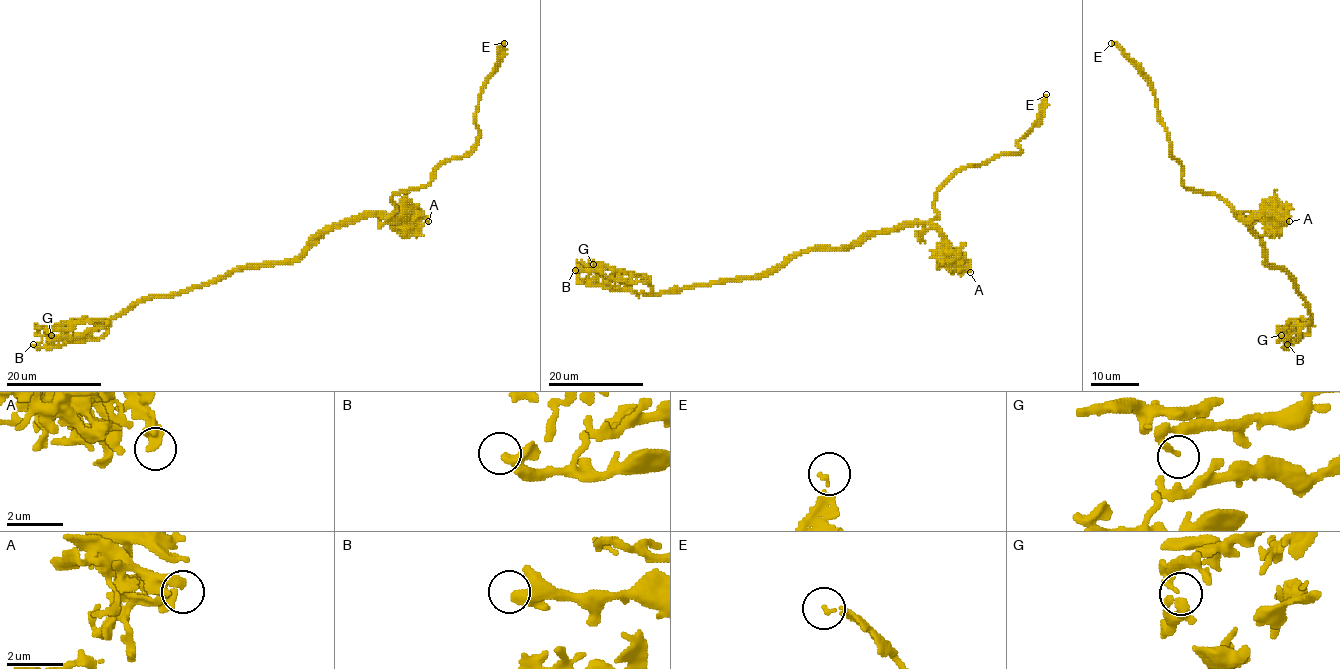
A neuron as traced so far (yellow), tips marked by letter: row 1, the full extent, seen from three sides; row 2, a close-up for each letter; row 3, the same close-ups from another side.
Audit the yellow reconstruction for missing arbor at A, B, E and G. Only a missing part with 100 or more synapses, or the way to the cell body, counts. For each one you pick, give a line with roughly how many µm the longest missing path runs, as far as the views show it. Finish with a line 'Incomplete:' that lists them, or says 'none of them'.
E: missing 9 µm
Incomplete: E

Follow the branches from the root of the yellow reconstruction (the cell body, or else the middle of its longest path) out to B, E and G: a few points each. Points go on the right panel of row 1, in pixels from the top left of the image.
B: (1253, 232), (1262, 244), (1265, 261), (1282, 269), (1293, 280), (1309, 314), (1299, 340), (1288, 348), (1287, 344)
E: (1253, 232), (1222, 199), (1184, 186), (1182, 165), (1171, 156), (1167, 130), (1158, 118), (1148, 78), (1111, 43)
G: (1253, 232), (1265, 261), (1293, 280), (1309, 314), (1305, 324), (1290, 320), (1278, 332), (1281, 335)

